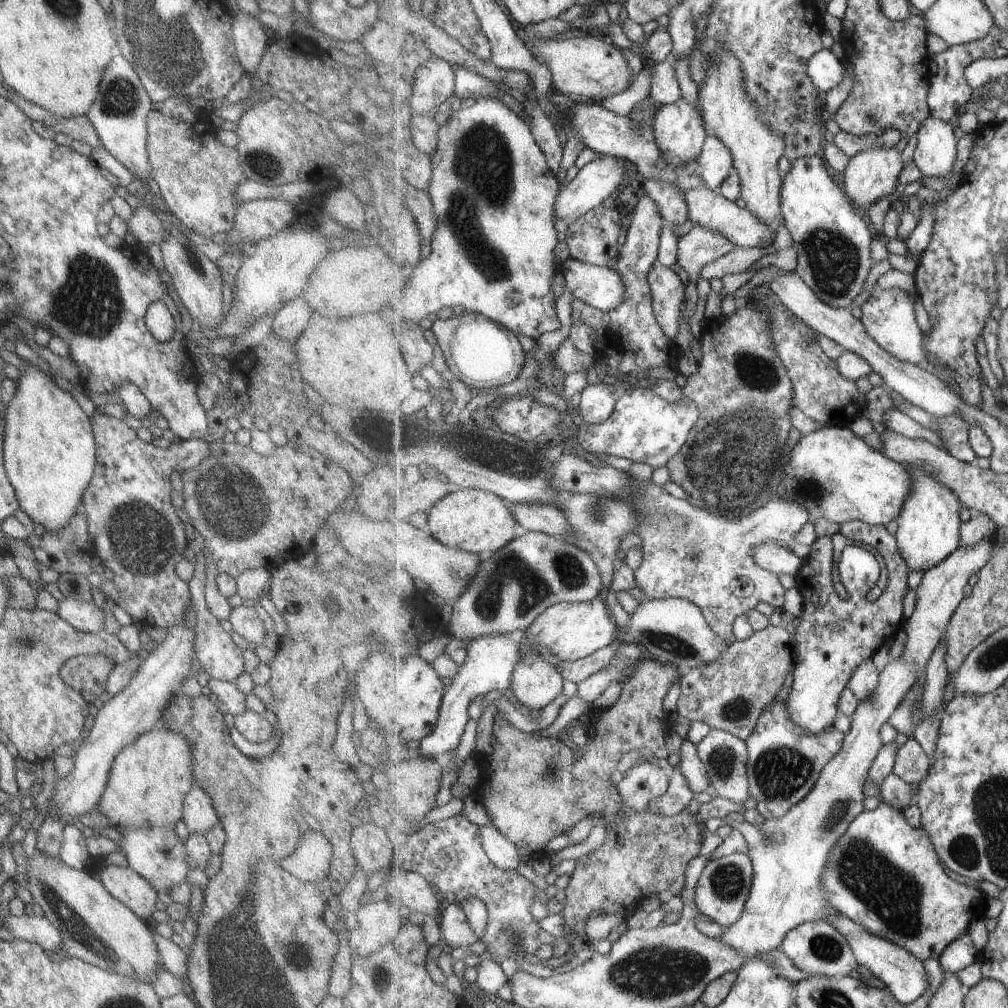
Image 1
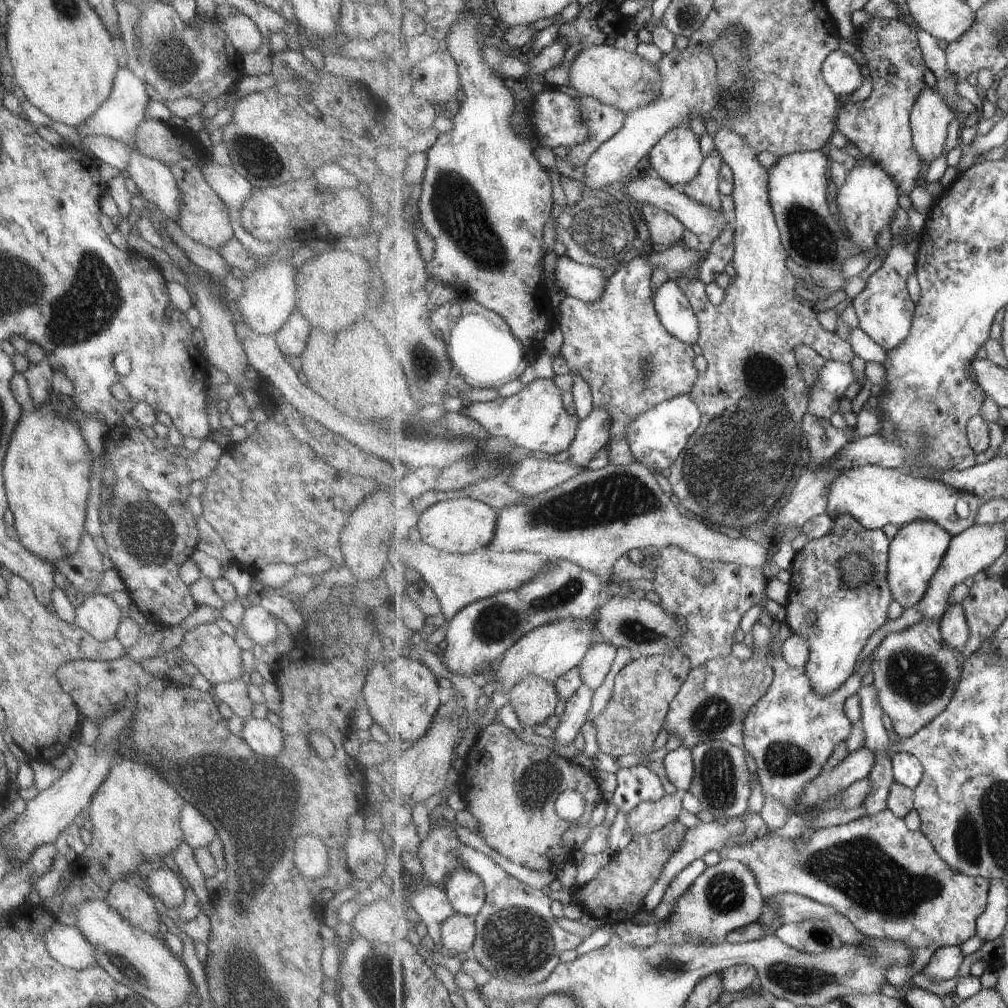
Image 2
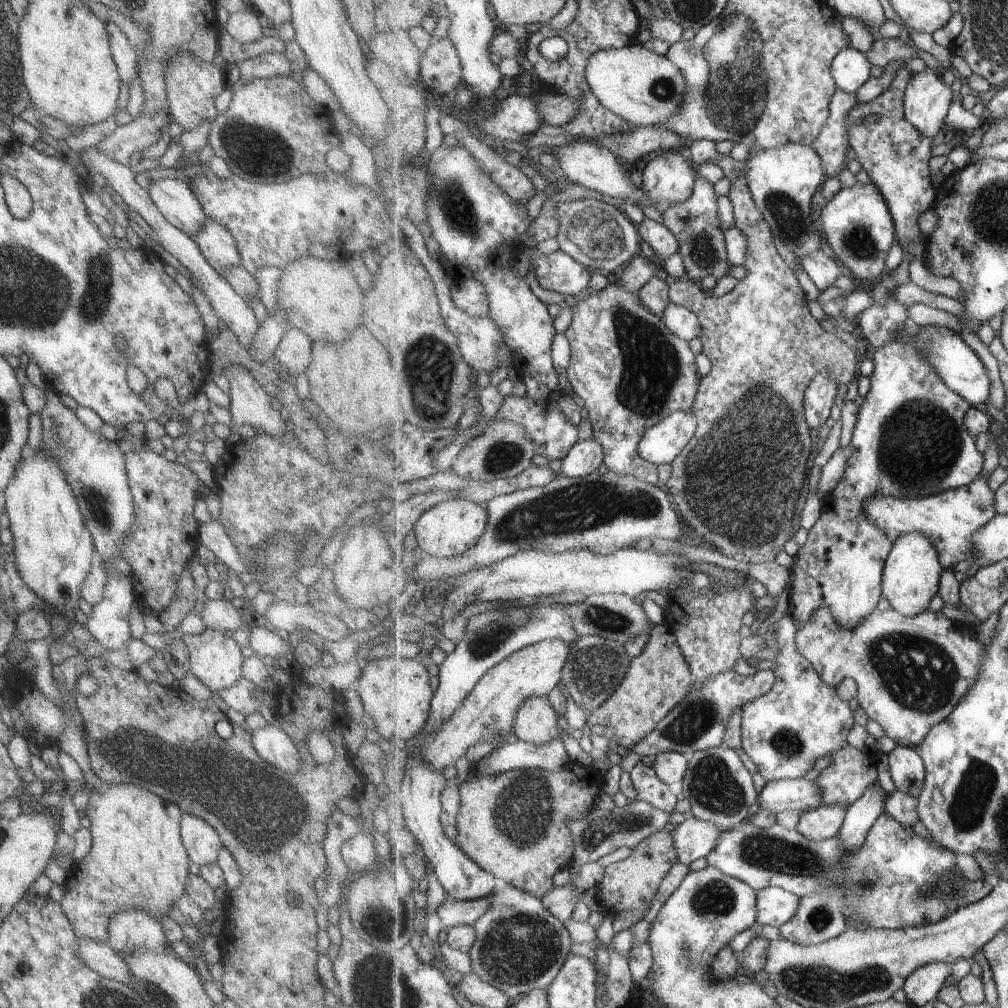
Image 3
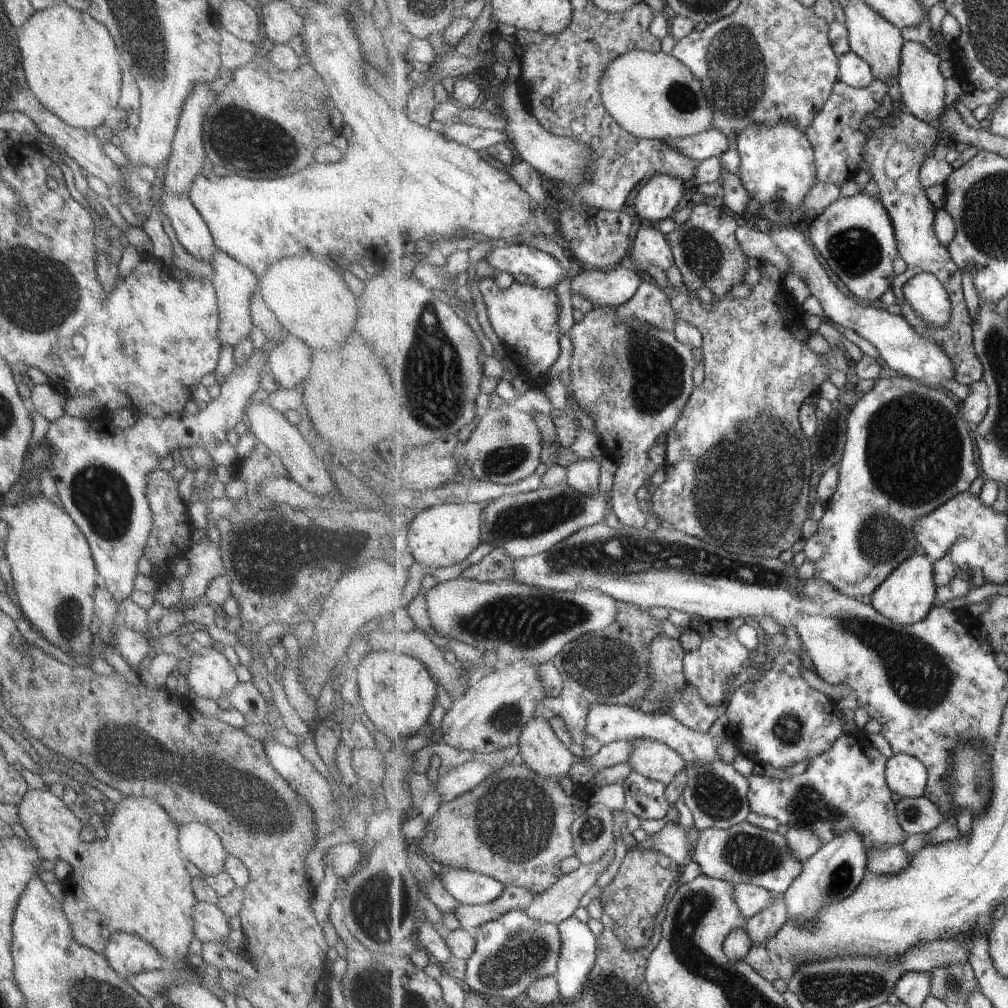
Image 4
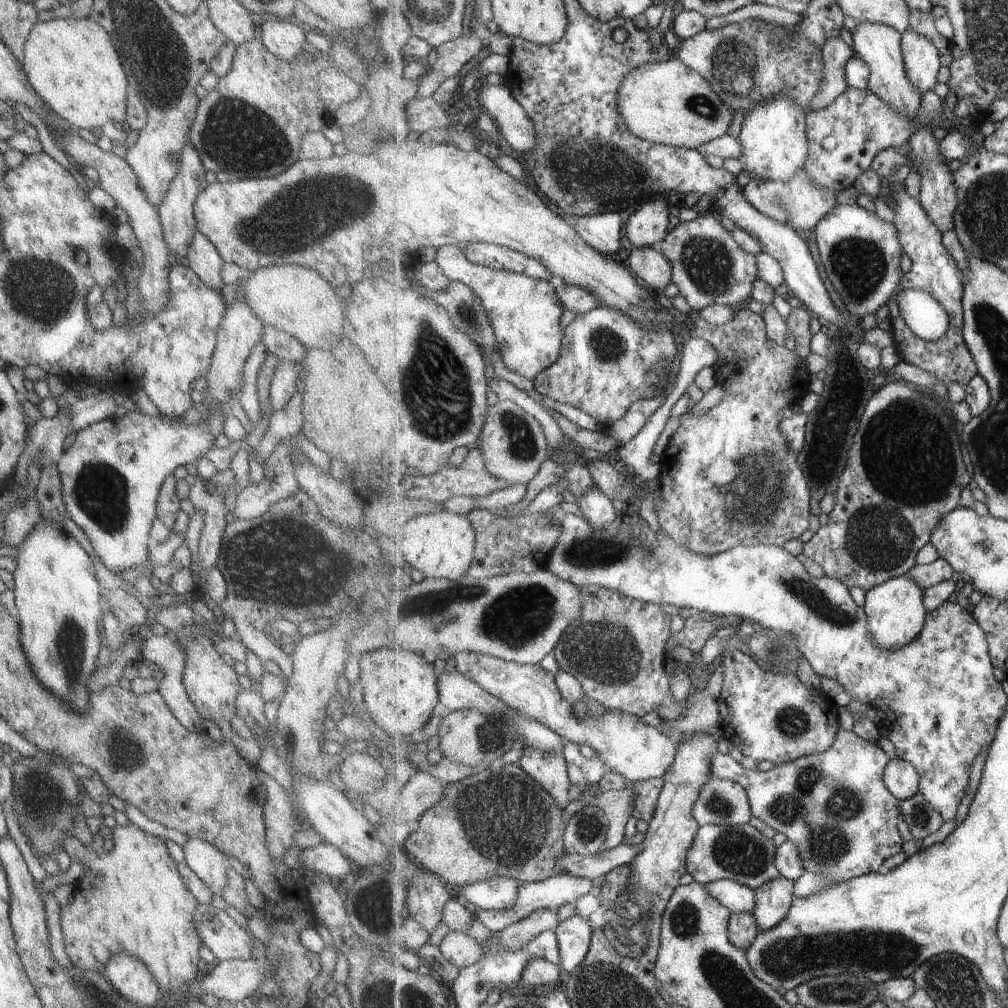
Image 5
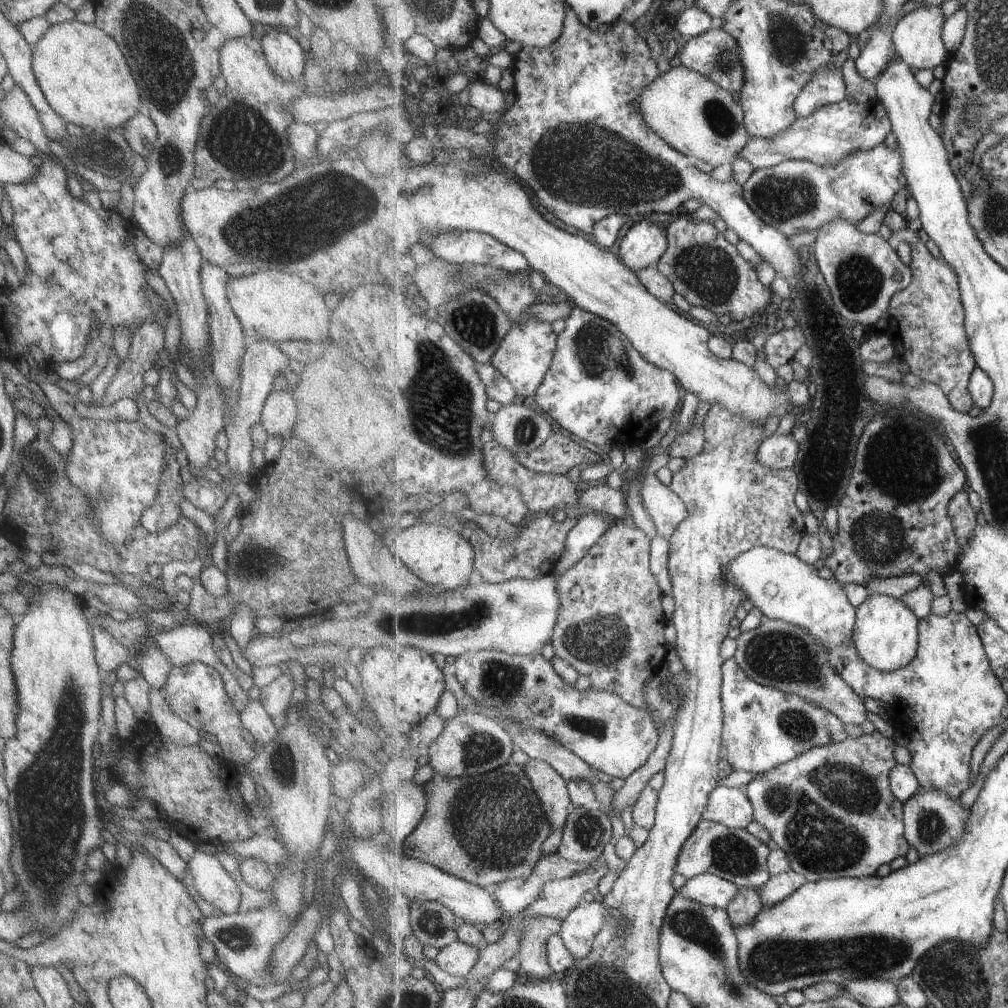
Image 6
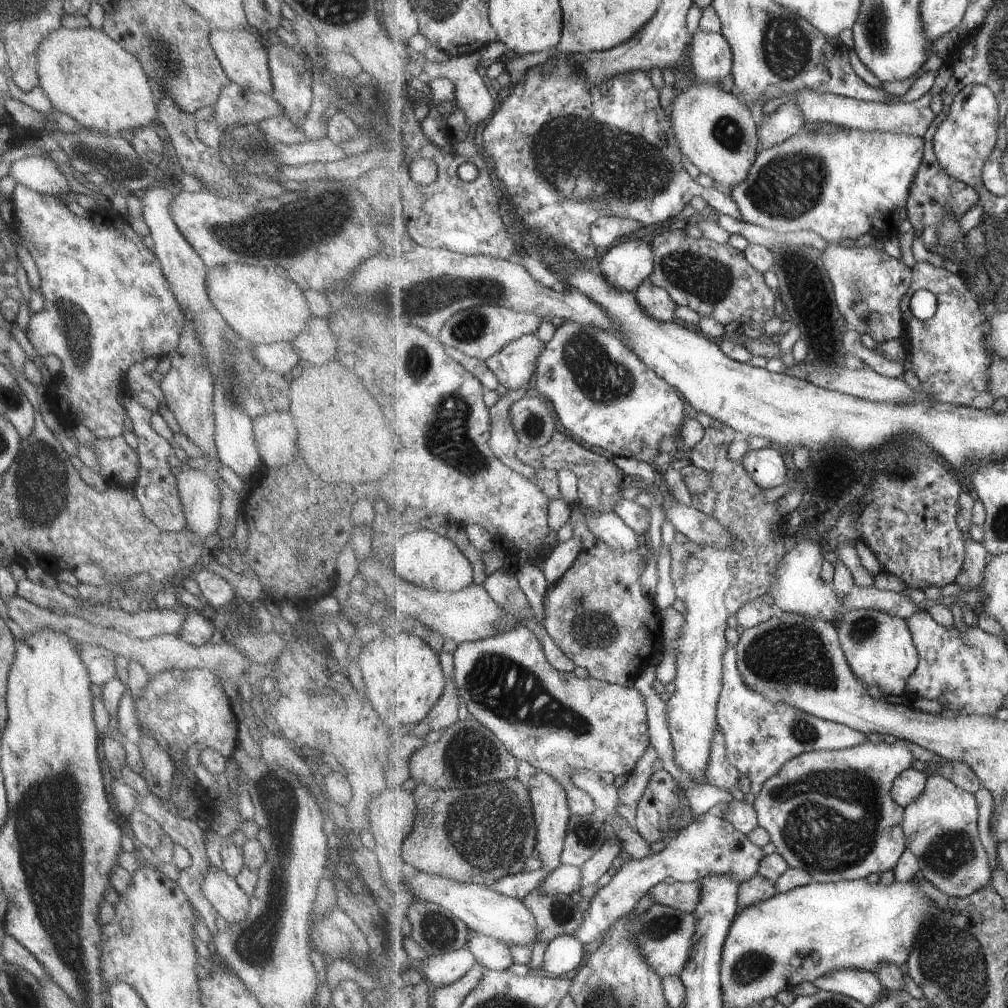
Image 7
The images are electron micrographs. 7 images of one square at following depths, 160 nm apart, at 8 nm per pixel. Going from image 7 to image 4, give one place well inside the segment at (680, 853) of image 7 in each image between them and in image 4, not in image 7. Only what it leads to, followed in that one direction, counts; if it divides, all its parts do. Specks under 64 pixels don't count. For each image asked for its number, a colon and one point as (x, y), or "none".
4: (745, 853)
5: (742, 853)
6: (735, 855)

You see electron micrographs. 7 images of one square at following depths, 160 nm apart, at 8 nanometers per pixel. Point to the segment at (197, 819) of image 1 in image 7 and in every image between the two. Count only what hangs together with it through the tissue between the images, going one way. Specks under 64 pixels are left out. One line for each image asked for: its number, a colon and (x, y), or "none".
2: (196, 831)
3: (201, 843)
4: (197, 843)
5: (206, 862)
6: (214, 886)
7: (230, 902)

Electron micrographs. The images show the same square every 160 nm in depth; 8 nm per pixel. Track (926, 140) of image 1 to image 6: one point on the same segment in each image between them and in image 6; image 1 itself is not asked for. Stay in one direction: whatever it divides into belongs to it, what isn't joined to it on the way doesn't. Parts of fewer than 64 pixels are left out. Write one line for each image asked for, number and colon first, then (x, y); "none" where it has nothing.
2: (931, 116)
3: (928, 99)
4: (922, 86)
5: (922, 59)
6: (919, 40)

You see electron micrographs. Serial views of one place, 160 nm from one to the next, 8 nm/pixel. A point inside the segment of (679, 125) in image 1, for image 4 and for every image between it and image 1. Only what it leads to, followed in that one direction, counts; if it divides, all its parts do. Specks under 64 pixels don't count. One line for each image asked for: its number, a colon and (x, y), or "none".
2: (677, 158)
3: (667, 177)
4: (658, 199)

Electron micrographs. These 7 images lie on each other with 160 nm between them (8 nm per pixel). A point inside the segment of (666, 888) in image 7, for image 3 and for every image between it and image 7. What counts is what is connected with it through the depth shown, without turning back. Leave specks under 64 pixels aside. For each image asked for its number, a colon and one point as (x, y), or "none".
3: (776, 906)
4: (751, 899)
5: (739, 898)
6: (707, 889)

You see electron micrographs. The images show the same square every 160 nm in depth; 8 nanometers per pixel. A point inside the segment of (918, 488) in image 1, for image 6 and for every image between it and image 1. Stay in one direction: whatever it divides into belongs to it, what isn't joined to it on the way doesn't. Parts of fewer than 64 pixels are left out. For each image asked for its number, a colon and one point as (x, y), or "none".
2: (918, 549)
3: (913, 570)
4: (909, 593)
5: (897, 611)
6: (887, 636)

